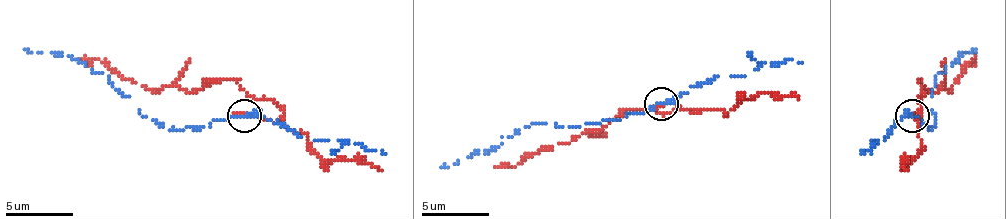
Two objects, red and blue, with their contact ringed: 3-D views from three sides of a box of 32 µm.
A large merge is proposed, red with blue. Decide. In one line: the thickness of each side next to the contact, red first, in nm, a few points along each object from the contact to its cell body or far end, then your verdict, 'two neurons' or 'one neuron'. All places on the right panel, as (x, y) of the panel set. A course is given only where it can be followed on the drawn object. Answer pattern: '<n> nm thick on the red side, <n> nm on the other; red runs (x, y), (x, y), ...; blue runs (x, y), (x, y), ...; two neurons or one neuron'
320 nm thick on the red side, 280 nm on the other; red runs (915, 116), (911, 116), (921, 123), (918, 79), (935, 93), (942, 86), (952, 89), (975, 59); blue runs (911, 116), (931, 130), (935, 116), (935, 76), (958, 59), (958, 56), (975, 49); two neurons

